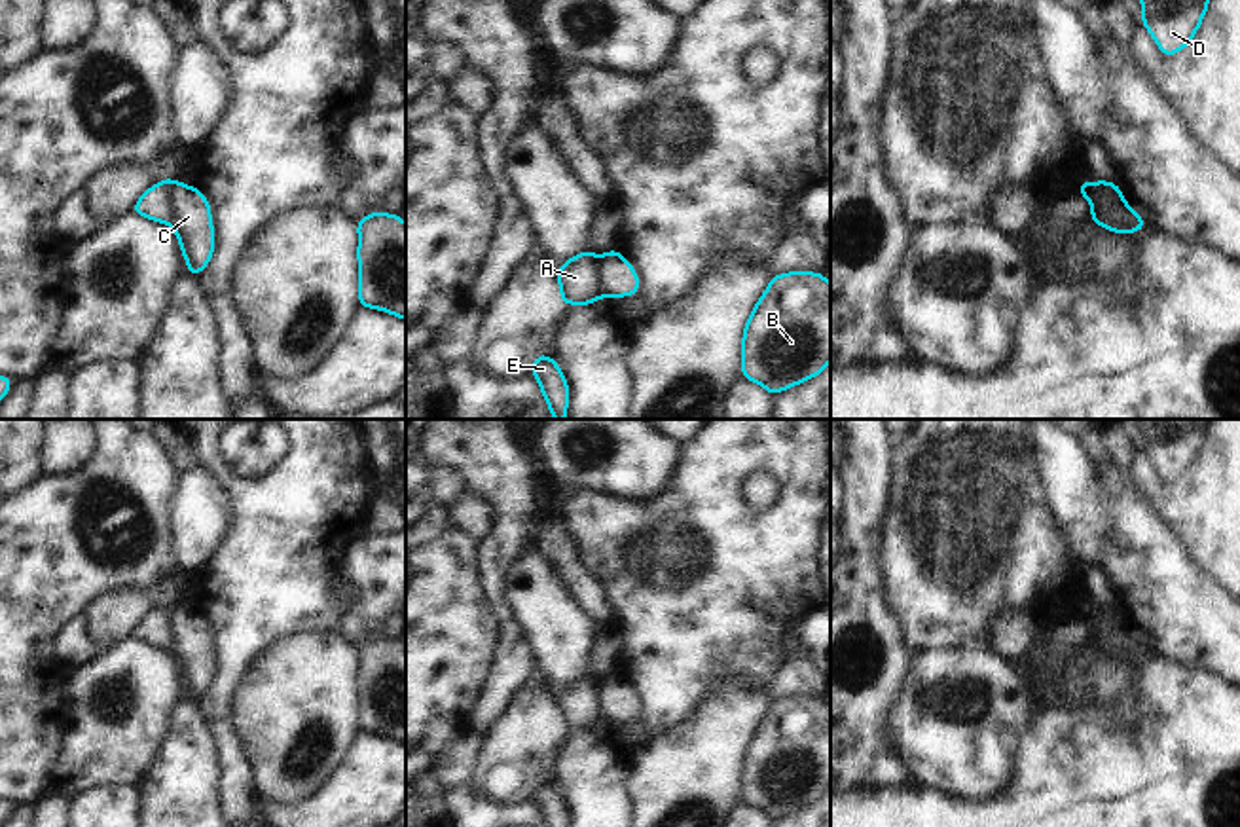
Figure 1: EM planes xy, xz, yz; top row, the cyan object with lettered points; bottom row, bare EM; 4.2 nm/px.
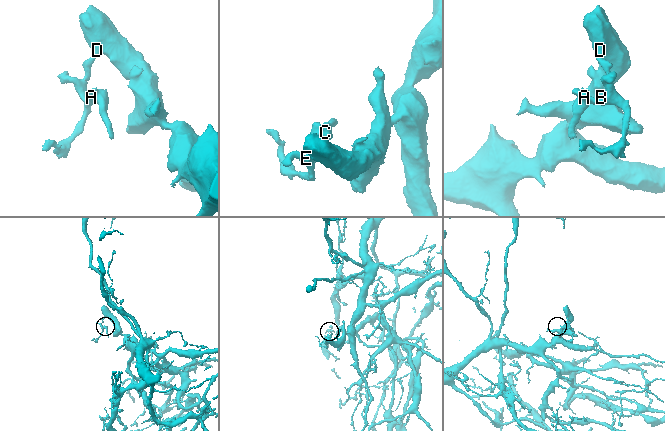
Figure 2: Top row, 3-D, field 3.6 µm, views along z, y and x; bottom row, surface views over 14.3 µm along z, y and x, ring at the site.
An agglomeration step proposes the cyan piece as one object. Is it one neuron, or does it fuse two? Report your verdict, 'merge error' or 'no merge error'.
merge error

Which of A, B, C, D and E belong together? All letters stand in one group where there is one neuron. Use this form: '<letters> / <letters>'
A B D E / C

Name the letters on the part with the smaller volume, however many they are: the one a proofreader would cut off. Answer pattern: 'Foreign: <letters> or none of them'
Foreign: C

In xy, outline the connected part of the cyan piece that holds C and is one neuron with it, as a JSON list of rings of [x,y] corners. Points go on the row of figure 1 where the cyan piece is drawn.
[[[174,182],[173,222],[169,224],[178,241],[180,254],[186,258],[188,273],[197,277],[214,254],[214,226],[210,203],[201,190],[184,182]]]

